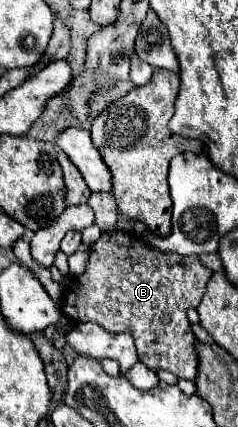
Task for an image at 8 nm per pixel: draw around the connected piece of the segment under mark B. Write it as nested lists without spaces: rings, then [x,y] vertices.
[[[108,231],[108,233],[102,233],[102,237],[90,247],[90,259],[88,259],[86,271],[82,277],[78,277],[78,287],[70,287],[74,293],[74,299],[64,297],[62,311],[74,323],[92,321],[114,335],[128,331],[134,337],[138,359],[144,365],[156,371],[166,369],[182,379],[196,379],[196,373],[198,373],[198,353],[194,349],[196,337],[192,333],[186,311],[190,307],[200,305],[210,277],[212,277],[212,271],[200,261],[198,255],[184,257],[184,255],[162,253],[126,231]]]

